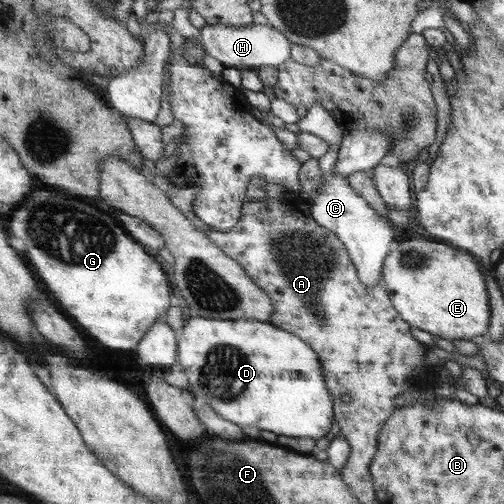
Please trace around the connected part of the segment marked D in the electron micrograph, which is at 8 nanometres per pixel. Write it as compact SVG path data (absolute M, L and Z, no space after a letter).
M189 318L179 336L179 362L189 382L187 394L194 392L192 397L204 400L222 418L240 426L316 441L330 436L330 427L335 420L335 396L327 386L318 354L299 335L256 319Z

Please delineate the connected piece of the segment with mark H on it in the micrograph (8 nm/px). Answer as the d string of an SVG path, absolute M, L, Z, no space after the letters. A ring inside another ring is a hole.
M254 23L247 26L210 24L201 28L199 38L205 52L214 56L225 67L256 70L260 66L280 66L291 58L292 42L270 24Z

